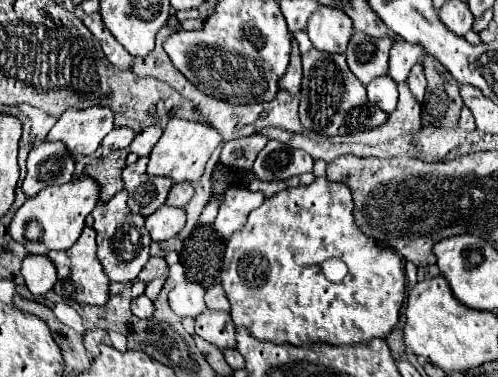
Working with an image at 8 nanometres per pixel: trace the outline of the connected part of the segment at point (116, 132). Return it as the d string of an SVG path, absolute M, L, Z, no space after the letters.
M114 128L114 130L102 140L104 154L108 154L108 152L112 152L112 150L128 148L134 138L136 138L136 132L134 132L134 130L130 130L130 128Z

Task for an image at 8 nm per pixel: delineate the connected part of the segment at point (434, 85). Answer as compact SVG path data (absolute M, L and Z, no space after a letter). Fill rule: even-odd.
M424 56L424 74L428 78L426 96L422 102L422 126L456 128L462 110L458 82L432 56Z

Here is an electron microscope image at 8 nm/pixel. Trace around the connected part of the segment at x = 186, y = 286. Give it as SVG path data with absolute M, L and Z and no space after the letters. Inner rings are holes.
M180 282L174 286L168 294L170 308L182 318L182 316L196 316L200 314L206 304L204 304L204 288L198 282Z

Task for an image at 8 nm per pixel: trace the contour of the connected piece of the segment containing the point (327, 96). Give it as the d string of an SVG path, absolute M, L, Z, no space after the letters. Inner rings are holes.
M316 48L302 54L304 78L300 90L300 120L302 126L322 136L344 136L364 132L388 122L388 114L370 104L366 88L350 72L344 54L328 54Z

